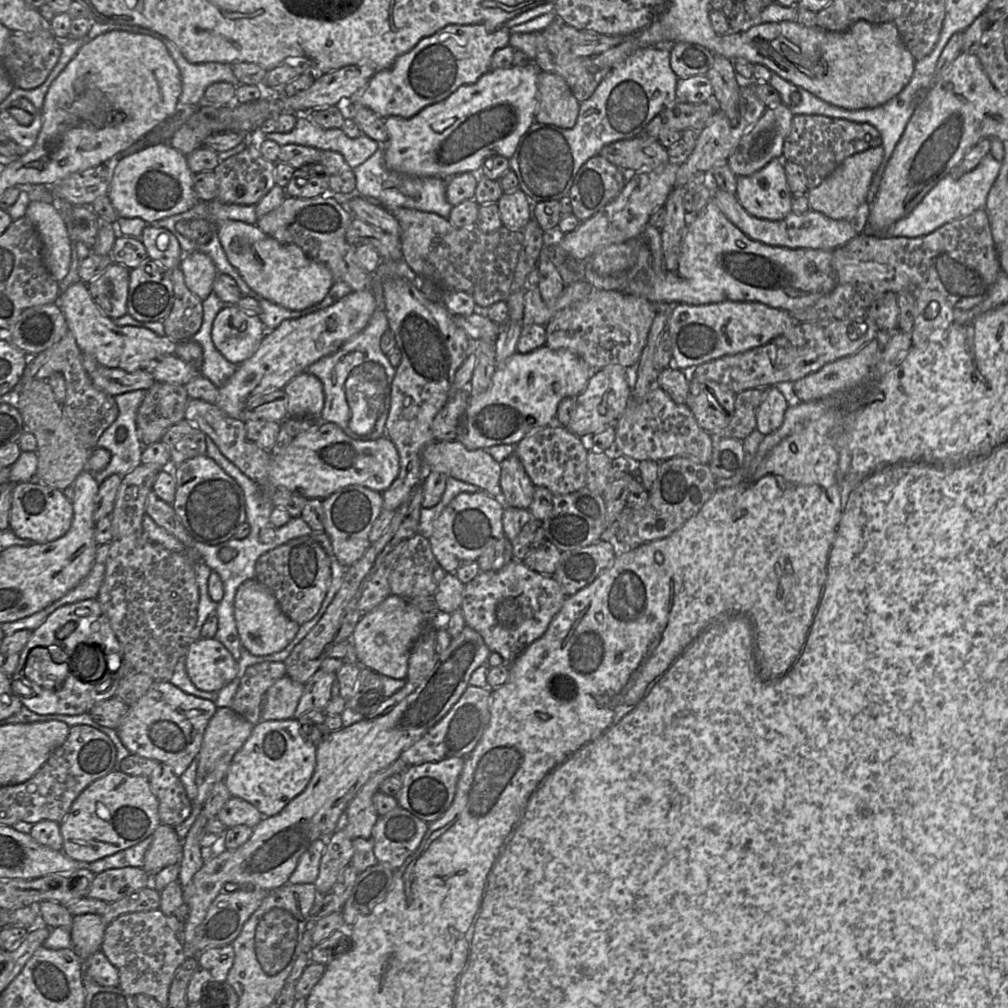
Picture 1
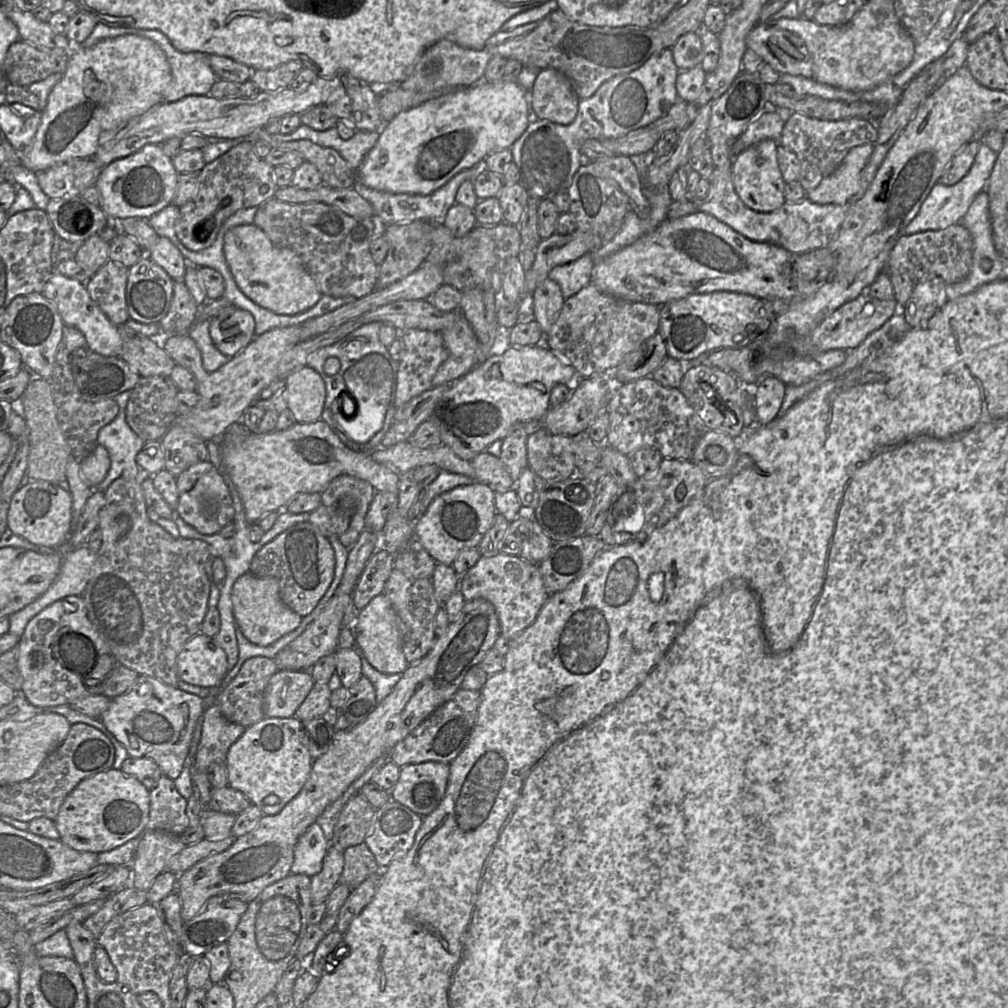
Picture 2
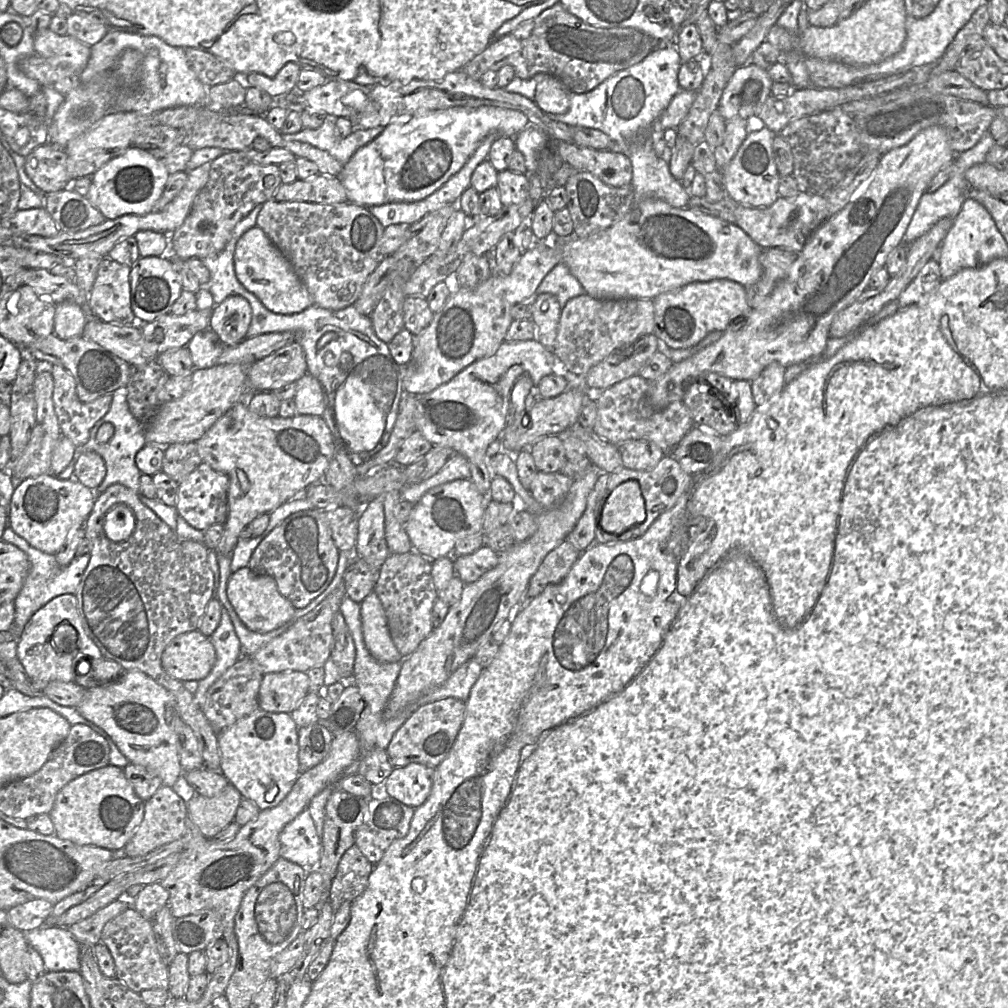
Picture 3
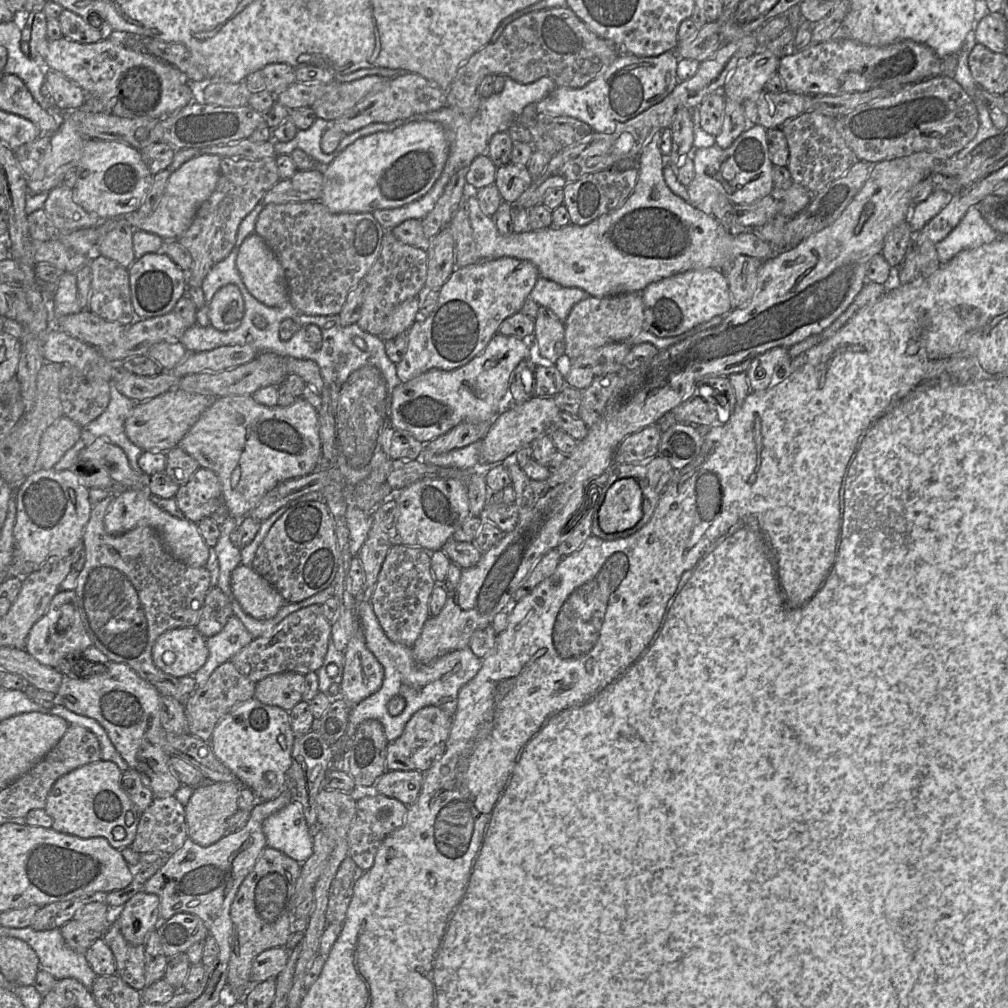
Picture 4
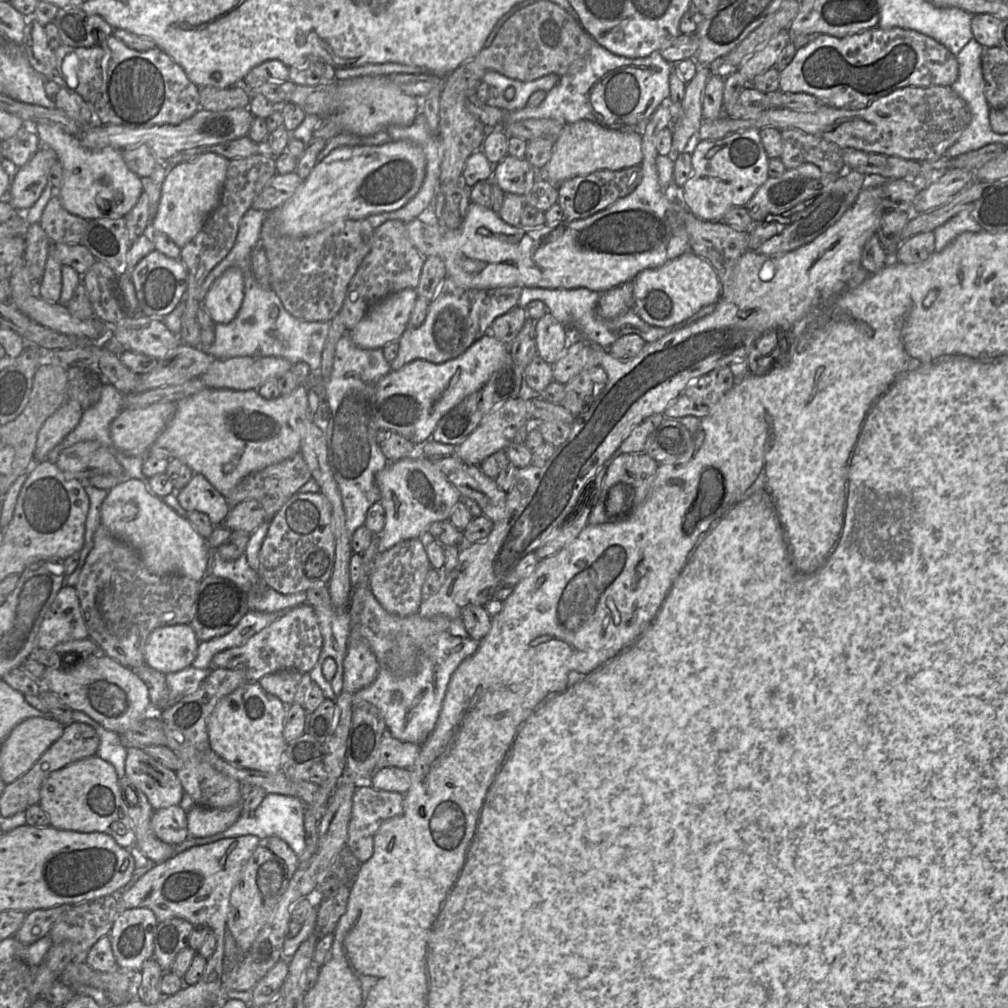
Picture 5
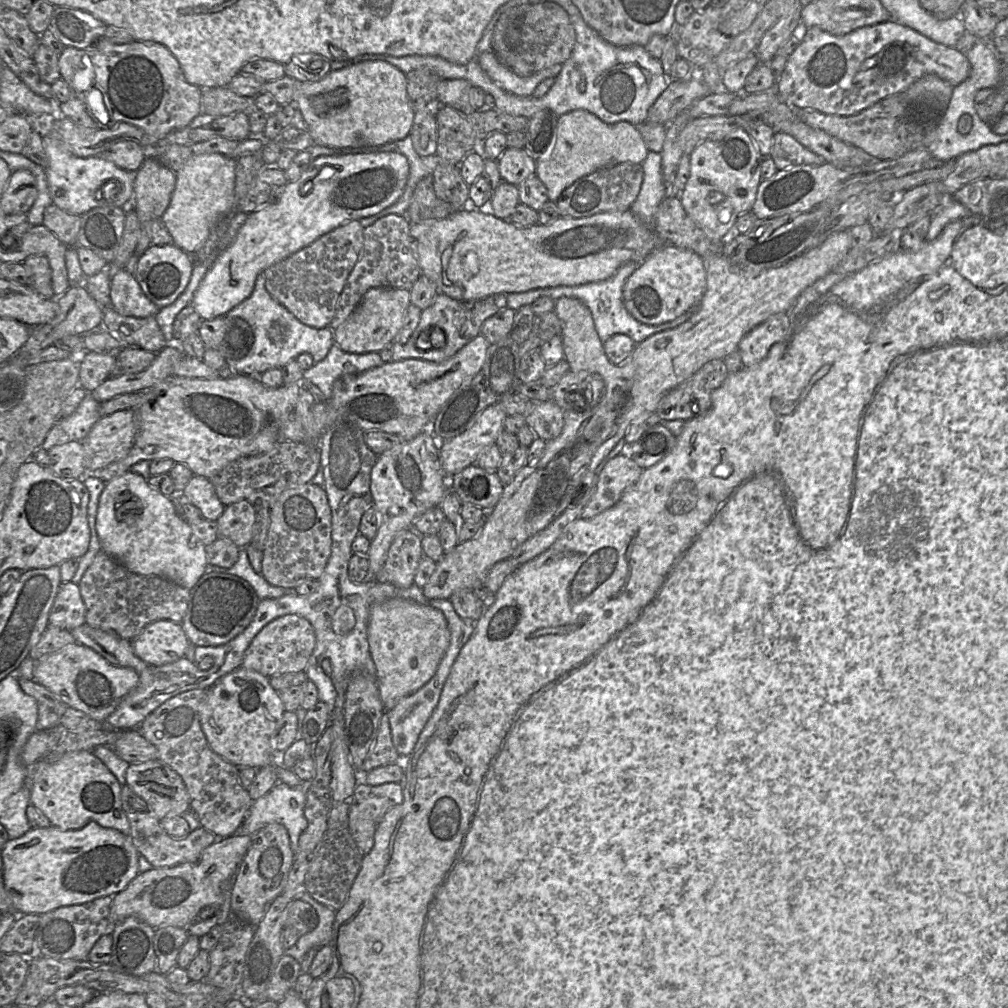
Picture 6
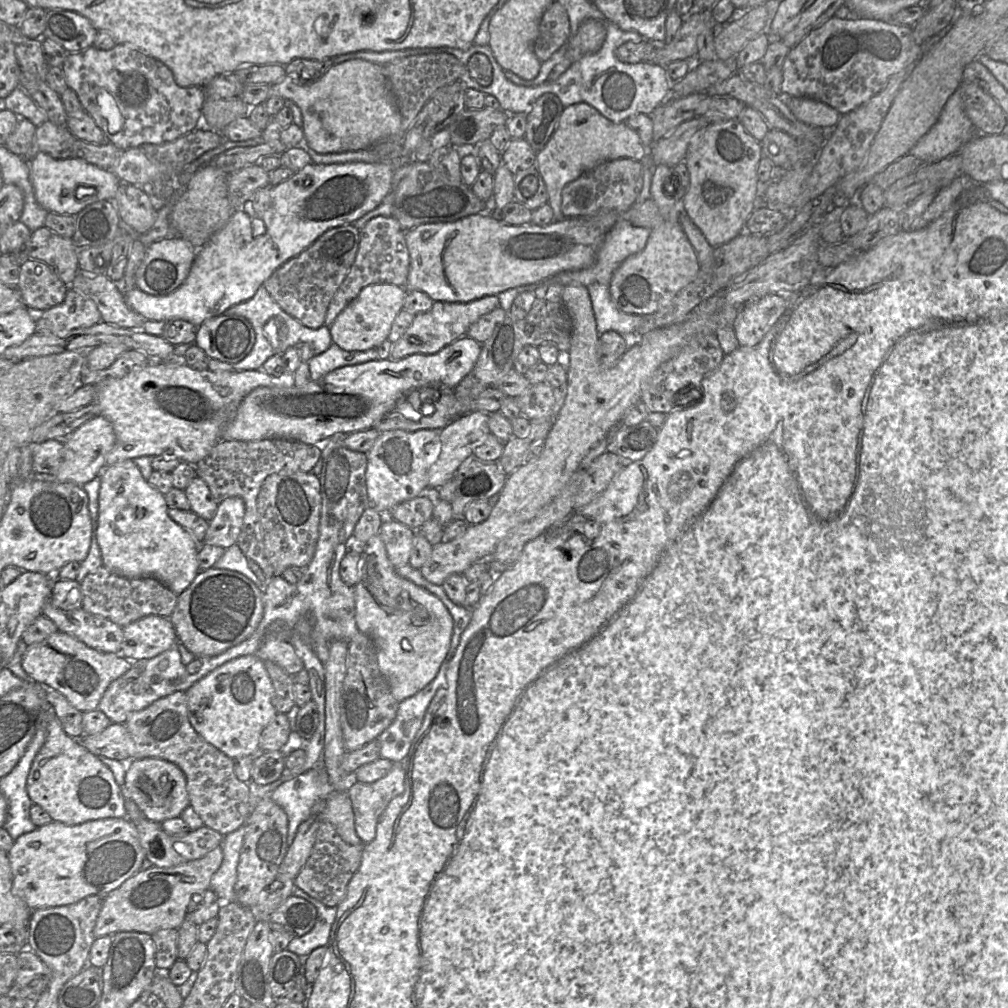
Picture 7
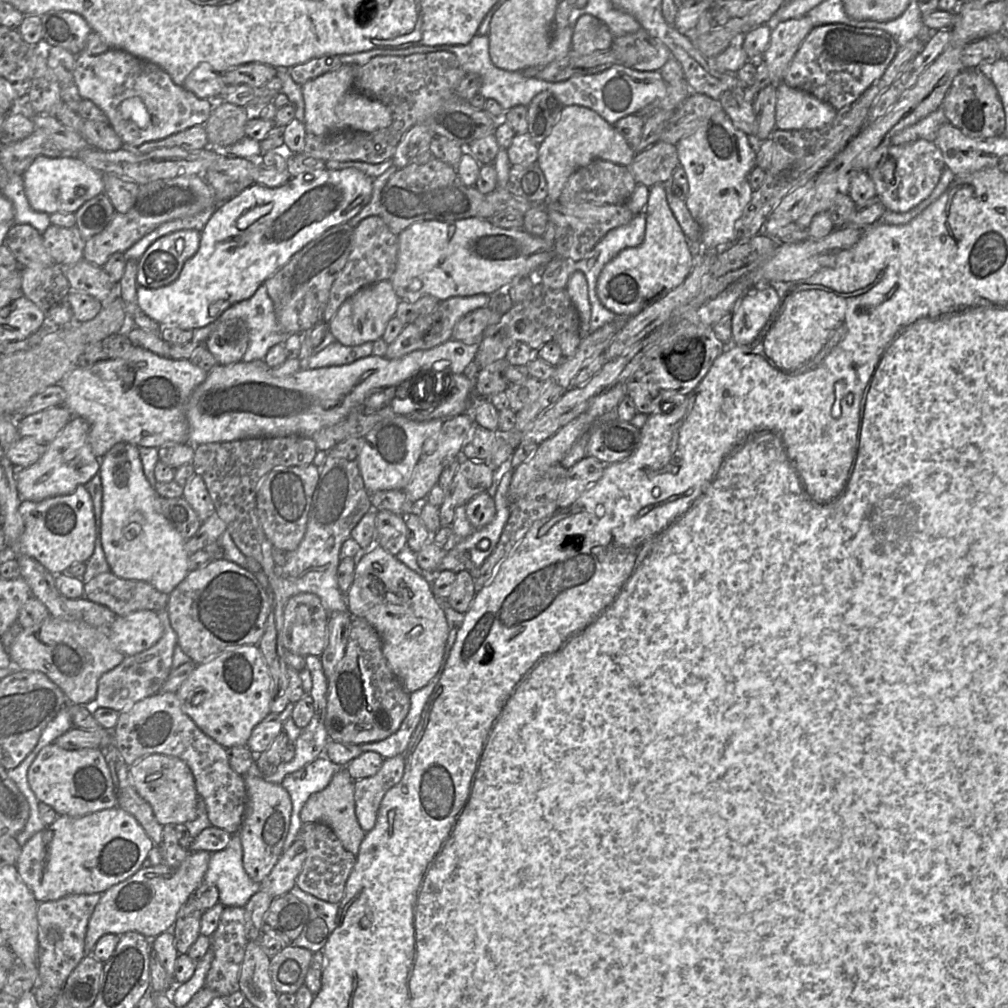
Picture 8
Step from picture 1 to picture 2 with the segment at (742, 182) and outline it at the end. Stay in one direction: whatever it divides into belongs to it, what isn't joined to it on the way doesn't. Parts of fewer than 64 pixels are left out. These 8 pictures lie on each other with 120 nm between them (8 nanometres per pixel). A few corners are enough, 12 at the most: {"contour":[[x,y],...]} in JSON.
{"contour":[[762,140],[732,162],[740,200],[769,213],[785,202],[779,141]]}

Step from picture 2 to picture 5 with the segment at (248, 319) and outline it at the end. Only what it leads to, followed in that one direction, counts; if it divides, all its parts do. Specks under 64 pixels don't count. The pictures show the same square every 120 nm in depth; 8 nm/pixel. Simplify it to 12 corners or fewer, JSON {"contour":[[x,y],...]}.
{"contour":[[232,266],[202,303],[215,324],[237,316],[243,273]]}

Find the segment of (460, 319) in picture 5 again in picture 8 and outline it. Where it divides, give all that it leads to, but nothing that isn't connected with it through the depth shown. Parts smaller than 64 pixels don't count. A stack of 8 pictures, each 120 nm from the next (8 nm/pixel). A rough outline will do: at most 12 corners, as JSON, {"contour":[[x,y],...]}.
{"contour":[[486,294],[451,297],[406,324],[388,345],[397,359],[452,339],[462,317],[487,307]]}

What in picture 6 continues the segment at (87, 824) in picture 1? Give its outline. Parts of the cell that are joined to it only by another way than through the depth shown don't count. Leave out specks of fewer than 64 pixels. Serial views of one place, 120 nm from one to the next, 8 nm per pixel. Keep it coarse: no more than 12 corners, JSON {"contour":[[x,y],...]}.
{"contour":[[92,751],[33,767],[51,826],[130,836],[122,785]]}

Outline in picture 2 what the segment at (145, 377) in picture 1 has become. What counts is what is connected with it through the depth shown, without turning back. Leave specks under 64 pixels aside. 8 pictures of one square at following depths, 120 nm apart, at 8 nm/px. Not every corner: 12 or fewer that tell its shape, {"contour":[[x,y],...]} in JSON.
{"contour":[[71,352],[82,398],[131,391],[140,378],[120,357]]}

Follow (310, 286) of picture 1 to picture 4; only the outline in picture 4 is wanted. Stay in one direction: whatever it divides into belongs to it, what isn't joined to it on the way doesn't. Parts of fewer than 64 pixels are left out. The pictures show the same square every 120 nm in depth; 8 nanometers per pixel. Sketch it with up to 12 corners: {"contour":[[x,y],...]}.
{"contour":[[256,232],[236,267],[250,294],[289,301],[284,269]]}

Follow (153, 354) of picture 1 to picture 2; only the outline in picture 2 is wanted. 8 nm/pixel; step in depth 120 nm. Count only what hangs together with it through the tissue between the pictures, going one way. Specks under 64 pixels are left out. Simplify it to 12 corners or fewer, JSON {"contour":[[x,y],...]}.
{"contour":[[53,273],[41,294],[88,347],[120,357],[126,337],[85,283]]}

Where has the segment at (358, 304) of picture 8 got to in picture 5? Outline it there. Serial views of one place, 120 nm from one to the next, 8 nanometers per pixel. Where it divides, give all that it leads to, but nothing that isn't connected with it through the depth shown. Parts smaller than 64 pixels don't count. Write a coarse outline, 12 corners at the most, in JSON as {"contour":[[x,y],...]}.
{"contour":[[407,288],[377,302],[349,331],[363,349],[398,341],[418,297]]}

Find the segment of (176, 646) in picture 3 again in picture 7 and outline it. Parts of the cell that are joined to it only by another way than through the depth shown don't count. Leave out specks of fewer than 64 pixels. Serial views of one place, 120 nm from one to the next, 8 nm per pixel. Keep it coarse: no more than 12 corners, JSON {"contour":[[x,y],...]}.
{"contour":[[148,615],[122,628],[120,654],[153,658],[178,642],[167,617]]}

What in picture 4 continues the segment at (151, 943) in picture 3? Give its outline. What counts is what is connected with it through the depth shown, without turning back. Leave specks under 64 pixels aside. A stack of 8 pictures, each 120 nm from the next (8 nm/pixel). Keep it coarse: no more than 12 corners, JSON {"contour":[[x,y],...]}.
{"contour":[[117,924],[103,935],[116,961],[116,974],[142,992],[145,945],[125,940]]}

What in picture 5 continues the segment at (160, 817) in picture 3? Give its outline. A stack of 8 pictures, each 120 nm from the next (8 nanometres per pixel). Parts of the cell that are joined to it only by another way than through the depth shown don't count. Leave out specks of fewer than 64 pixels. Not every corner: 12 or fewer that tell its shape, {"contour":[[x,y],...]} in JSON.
{"contour":[[180,805],[155,810],[151,828],[172,846],[189,837]]}

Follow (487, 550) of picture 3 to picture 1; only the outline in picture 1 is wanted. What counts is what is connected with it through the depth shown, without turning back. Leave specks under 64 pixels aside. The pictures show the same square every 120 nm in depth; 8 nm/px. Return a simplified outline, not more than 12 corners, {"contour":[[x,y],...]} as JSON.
{"contour":[[513,559],[464,585],[461,610],[510,665],[567,596]]}

